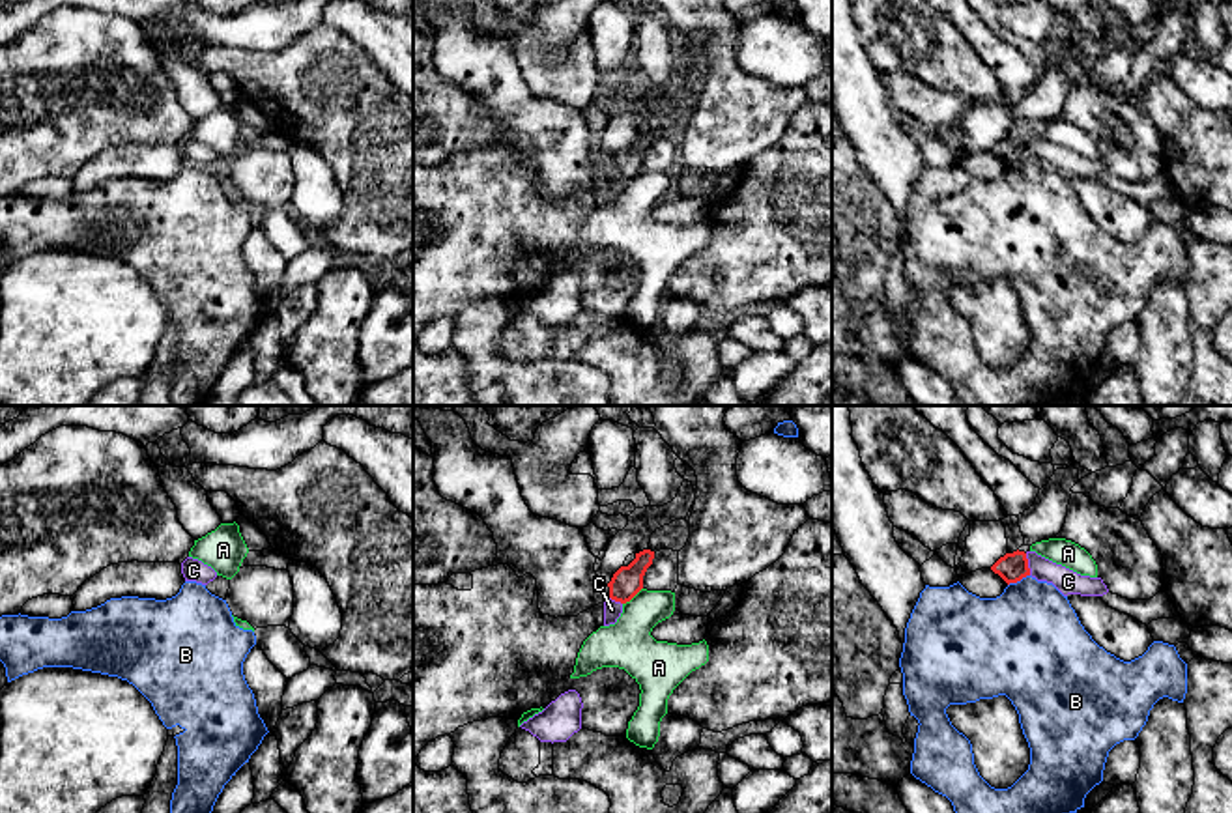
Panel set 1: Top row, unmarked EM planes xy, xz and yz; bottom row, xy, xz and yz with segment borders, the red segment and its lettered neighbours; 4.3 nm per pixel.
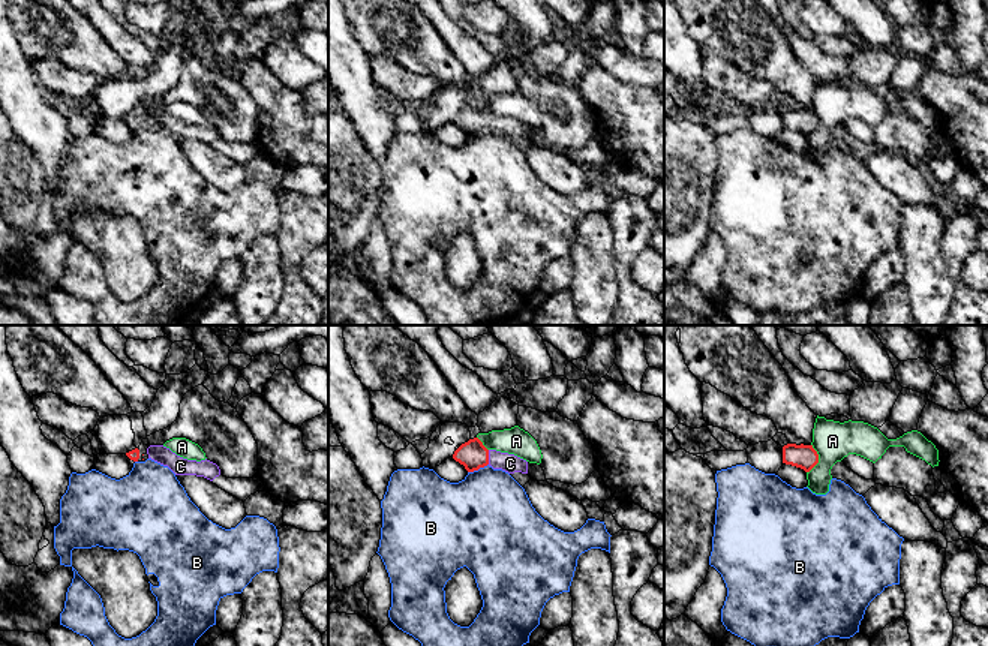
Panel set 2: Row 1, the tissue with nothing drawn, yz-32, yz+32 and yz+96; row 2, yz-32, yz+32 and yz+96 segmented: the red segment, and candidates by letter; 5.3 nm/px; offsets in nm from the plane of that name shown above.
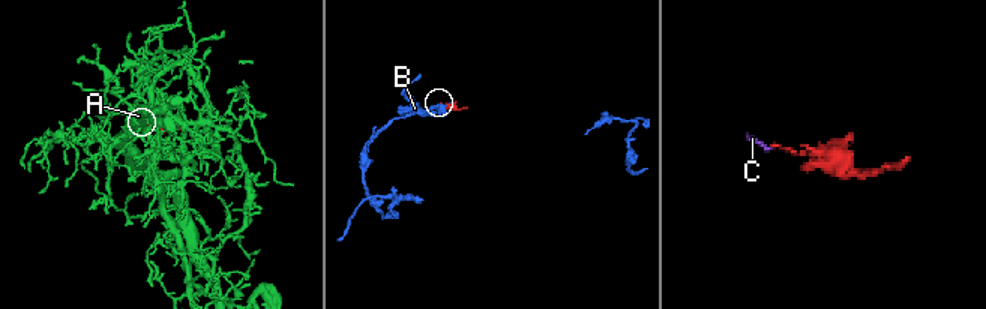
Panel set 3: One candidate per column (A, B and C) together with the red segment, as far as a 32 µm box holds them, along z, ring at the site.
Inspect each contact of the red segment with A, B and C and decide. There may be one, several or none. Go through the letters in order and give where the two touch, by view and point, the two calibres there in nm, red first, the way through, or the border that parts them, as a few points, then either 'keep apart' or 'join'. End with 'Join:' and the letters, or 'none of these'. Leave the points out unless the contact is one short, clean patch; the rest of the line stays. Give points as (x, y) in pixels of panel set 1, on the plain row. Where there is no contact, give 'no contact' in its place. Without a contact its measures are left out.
A: contact xz (632, 178); calibres 140 and 220 nm; border xz (642, 169), (623, 185); keep apart
B: contact yz (1017, 161); calibres 120 and 440 nm; keep apart
C: contact yz (1027, 146); calibres 120 and 110 nm; way yz (1012, 148), (1027, 146), (1036, 146), (1068, 163); join
Join: C

